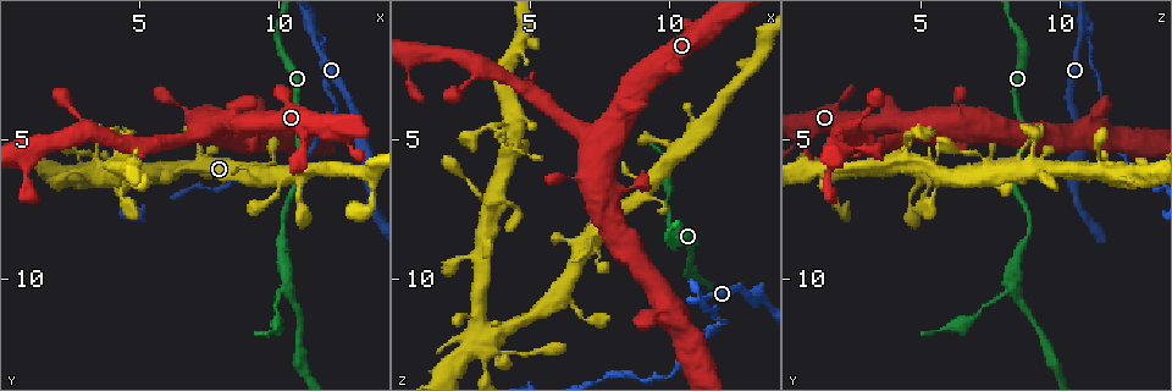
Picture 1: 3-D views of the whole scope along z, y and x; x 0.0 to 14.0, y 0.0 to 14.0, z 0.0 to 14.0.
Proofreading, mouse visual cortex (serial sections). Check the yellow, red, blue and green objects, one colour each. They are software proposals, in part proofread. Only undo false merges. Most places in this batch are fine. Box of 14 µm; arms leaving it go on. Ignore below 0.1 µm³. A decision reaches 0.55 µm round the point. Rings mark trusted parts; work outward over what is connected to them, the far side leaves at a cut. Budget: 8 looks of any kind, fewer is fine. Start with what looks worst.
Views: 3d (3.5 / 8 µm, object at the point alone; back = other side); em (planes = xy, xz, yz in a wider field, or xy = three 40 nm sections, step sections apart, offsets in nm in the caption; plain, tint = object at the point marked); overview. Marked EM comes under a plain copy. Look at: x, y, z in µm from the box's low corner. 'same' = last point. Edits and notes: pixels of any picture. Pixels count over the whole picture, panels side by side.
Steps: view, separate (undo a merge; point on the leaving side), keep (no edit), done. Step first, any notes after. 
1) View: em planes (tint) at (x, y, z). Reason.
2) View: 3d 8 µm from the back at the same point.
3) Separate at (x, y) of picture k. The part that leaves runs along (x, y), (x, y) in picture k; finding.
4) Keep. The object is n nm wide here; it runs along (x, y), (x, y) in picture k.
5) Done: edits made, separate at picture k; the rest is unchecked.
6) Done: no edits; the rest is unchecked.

View: 3d 3.5 µm at (11.2, 1.1, 10.8). Three arms meet.

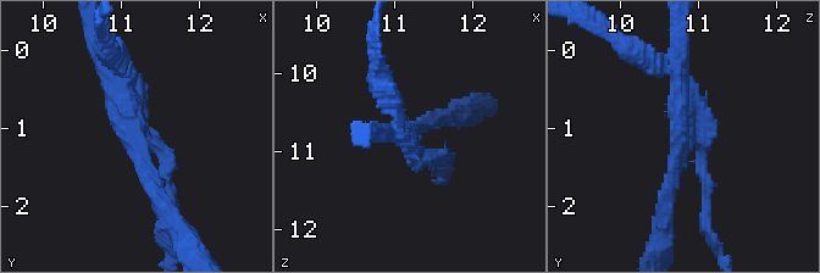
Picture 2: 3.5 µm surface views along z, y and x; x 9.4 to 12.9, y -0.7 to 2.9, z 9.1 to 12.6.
View: em xy step 5 (tint) at (11.20, 1.05, 10.85). 3 arms meet here; the arms are 150, 250, 250 nm wide; now the EM.

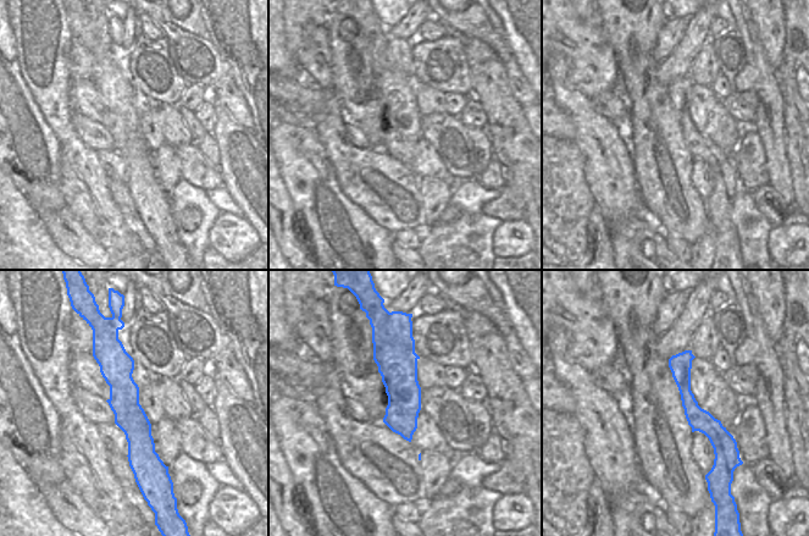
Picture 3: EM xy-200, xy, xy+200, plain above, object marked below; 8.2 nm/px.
Separate at (638, 44) of picture 2. A border runs along (391, 335), (402, 346), (414, 351) in picture 3; two cells meet here.

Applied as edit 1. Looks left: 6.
View: overview.

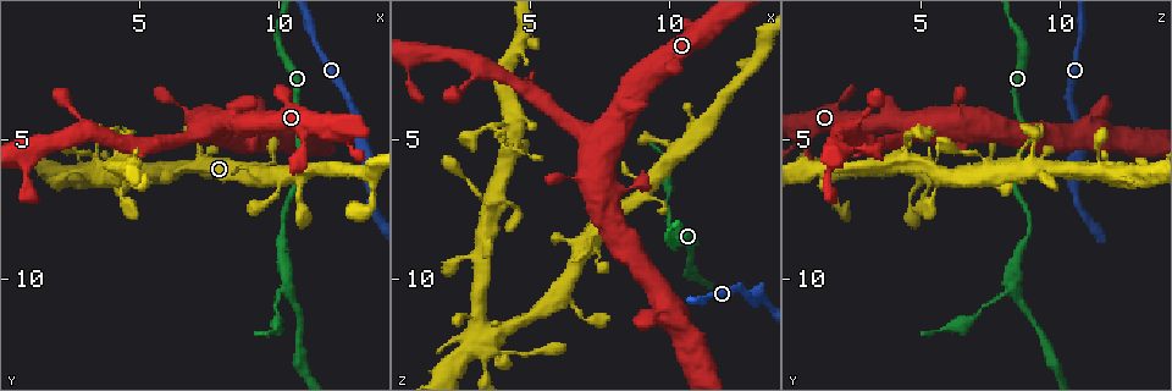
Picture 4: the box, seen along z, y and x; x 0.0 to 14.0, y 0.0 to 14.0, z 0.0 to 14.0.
View: 3d 8 µm at (7.0, 6.0, 8.6). Arms run side by side.

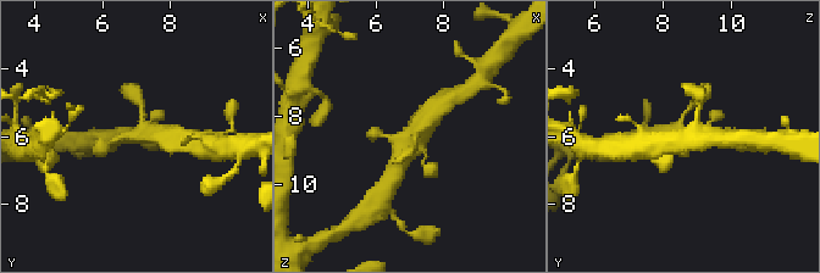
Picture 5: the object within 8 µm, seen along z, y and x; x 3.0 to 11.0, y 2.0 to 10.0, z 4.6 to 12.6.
View: 3d 3.5 µm at (7.1, 5.9, 8.7).

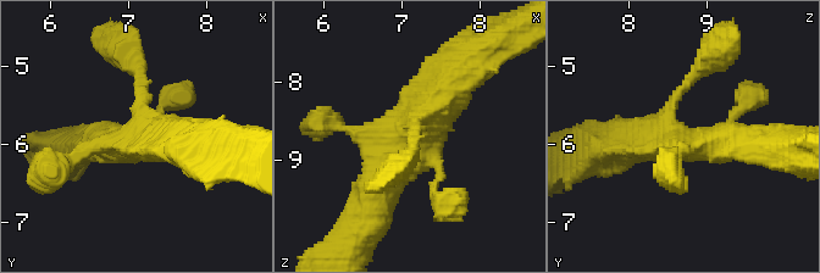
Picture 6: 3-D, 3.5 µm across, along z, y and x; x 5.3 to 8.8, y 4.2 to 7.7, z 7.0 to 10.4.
Keep. It runs along (467, 59), (378, 179) in picture 6; all the same cell.

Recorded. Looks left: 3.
Done: edits made, separate at picture 2; the rest is unchecked.

